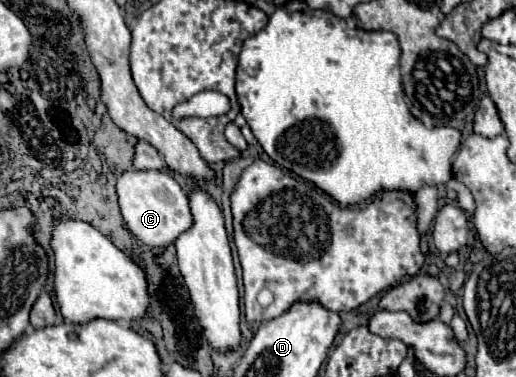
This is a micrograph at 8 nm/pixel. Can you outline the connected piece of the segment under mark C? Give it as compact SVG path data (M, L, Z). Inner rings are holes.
M129 170L117 178L117 196L127 228L143 244L151 248L165 248L173 244L183 232L193 226L189 198L179 182L161 170Z

